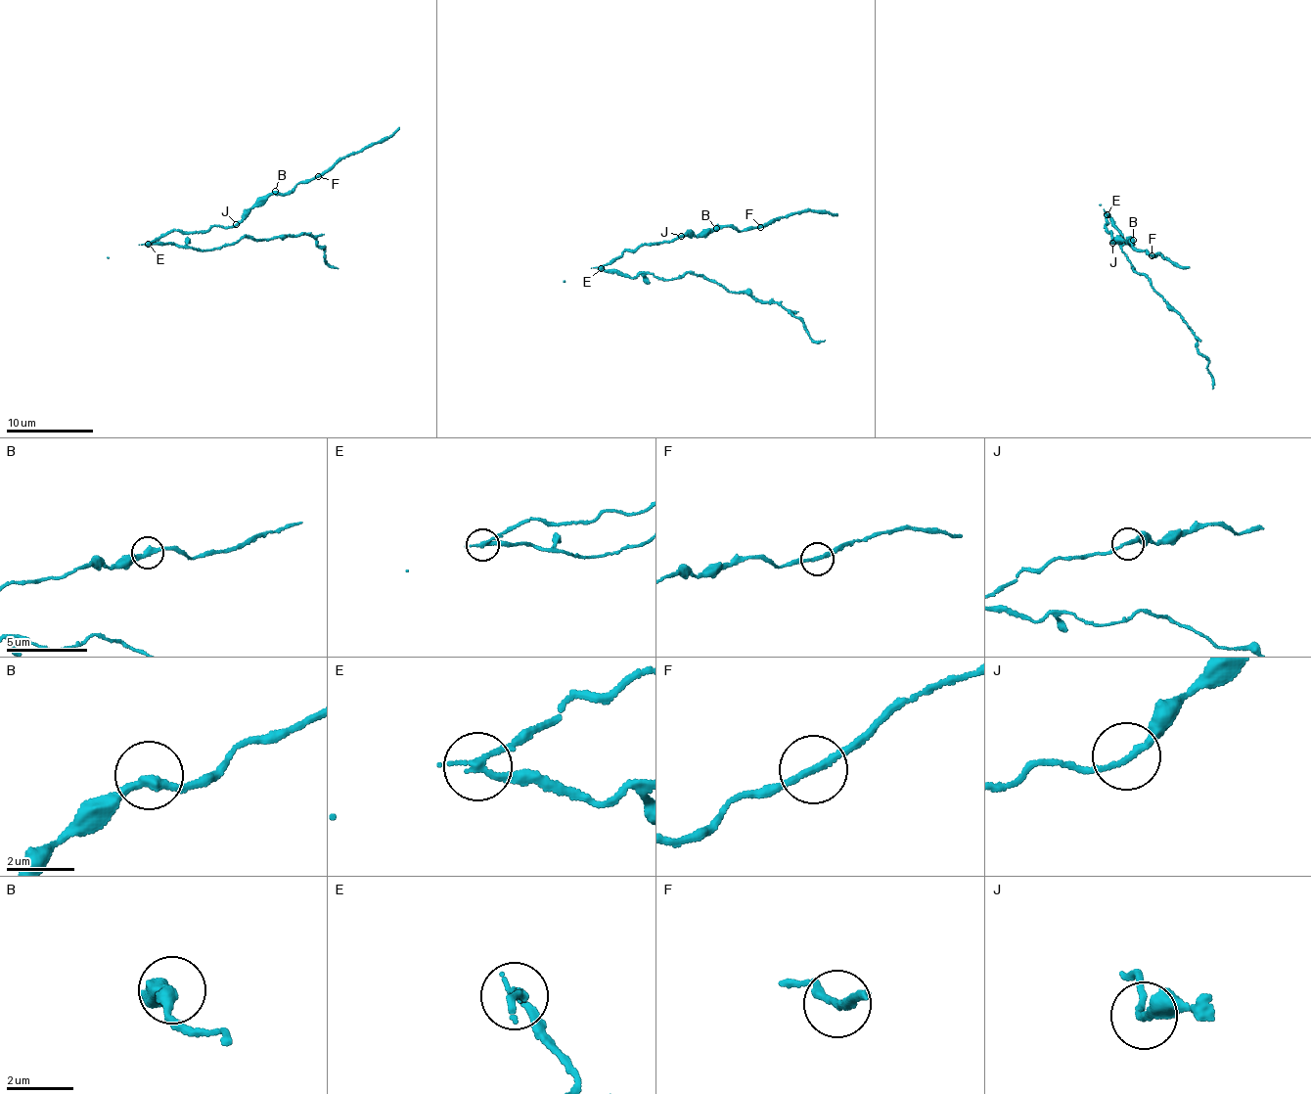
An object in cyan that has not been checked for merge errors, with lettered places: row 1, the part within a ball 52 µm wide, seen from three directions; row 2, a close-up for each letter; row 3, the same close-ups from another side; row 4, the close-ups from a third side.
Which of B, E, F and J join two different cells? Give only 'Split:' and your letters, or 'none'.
Split: E

